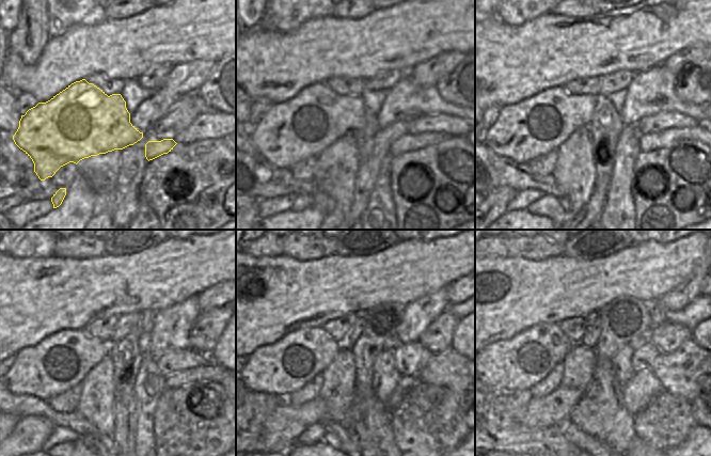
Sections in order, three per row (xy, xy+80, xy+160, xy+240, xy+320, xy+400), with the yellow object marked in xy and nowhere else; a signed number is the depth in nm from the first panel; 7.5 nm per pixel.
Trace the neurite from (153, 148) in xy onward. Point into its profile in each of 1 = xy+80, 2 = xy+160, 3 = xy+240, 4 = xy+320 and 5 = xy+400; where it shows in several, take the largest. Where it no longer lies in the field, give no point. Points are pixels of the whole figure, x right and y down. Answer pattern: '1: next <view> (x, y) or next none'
1: next xy+80 (406, 143)
2: next xy+160 (652, 141)
3: next xy+240 (198, 374)
4: next xy+320 (406, 382)
5: next xy+400 (642, 388)

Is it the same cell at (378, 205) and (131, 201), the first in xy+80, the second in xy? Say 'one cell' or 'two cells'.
two cells

